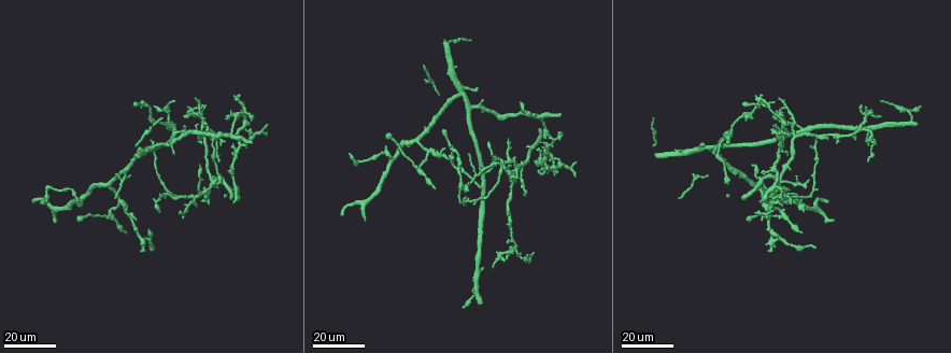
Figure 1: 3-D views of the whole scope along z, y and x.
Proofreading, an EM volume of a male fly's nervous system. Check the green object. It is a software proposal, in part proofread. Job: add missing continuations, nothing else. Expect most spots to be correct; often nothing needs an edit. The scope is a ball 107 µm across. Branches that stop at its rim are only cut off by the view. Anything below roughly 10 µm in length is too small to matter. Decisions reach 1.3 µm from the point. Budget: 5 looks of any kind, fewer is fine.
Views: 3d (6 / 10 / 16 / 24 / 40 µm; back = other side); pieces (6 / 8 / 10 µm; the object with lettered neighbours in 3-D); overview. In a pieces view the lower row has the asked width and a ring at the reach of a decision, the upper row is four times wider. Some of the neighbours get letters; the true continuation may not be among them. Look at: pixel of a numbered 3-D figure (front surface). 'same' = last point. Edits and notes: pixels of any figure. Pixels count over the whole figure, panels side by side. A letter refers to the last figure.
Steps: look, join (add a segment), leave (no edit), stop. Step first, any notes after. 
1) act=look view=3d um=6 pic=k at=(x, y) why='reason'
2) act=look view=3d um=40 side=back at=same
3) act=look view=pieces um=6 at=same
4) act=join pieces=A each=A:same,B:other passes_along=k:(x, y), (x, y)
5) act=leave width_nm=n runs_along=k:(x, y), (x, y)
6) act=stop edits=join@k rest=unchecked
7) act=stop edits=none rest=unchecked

act=look view=3d um=16 pic=1 at=(879, 101) why='free end'

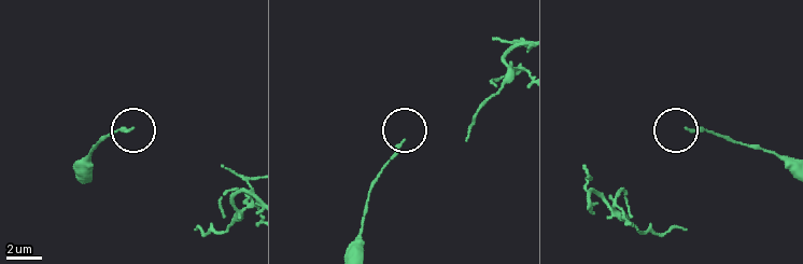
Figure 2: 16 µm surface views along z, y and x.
act=look view=pieces um=8 pic=2 at=(689, 128)

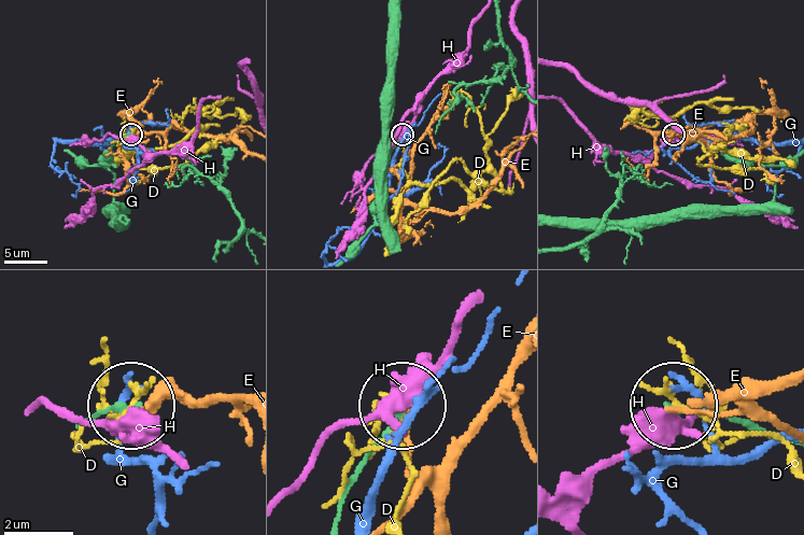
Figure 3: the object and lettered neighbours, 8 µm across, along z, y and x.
act=leave each=D:other,E:other,G:other,H:other found='no lettered segment goes on from it'

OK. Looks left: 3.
act=look view=3d um=24 pic=1 at=(855, 138) why='branch stops here'

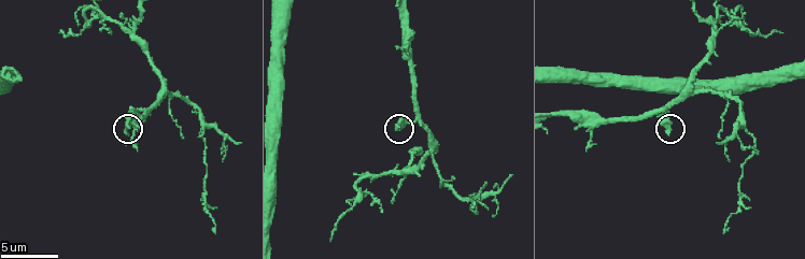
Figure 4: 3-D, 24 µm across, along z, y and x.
act=look view=pieces um=10 pic=4 at=(398, 127)

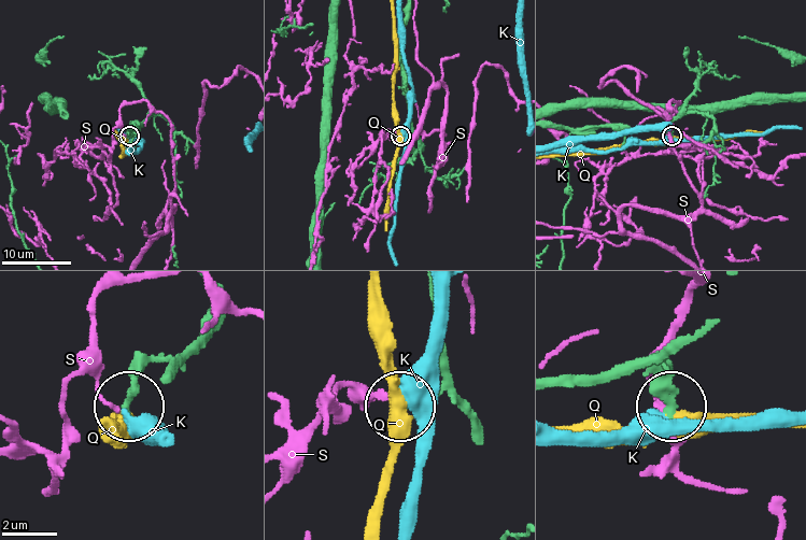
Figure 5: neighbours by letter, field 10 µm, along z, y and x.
act=leave width_nm=230 each=K:other,Q:other,S:other found='no lettered segment goes on from it'

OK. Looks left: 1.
act=stop edits=none rest=unchecked

